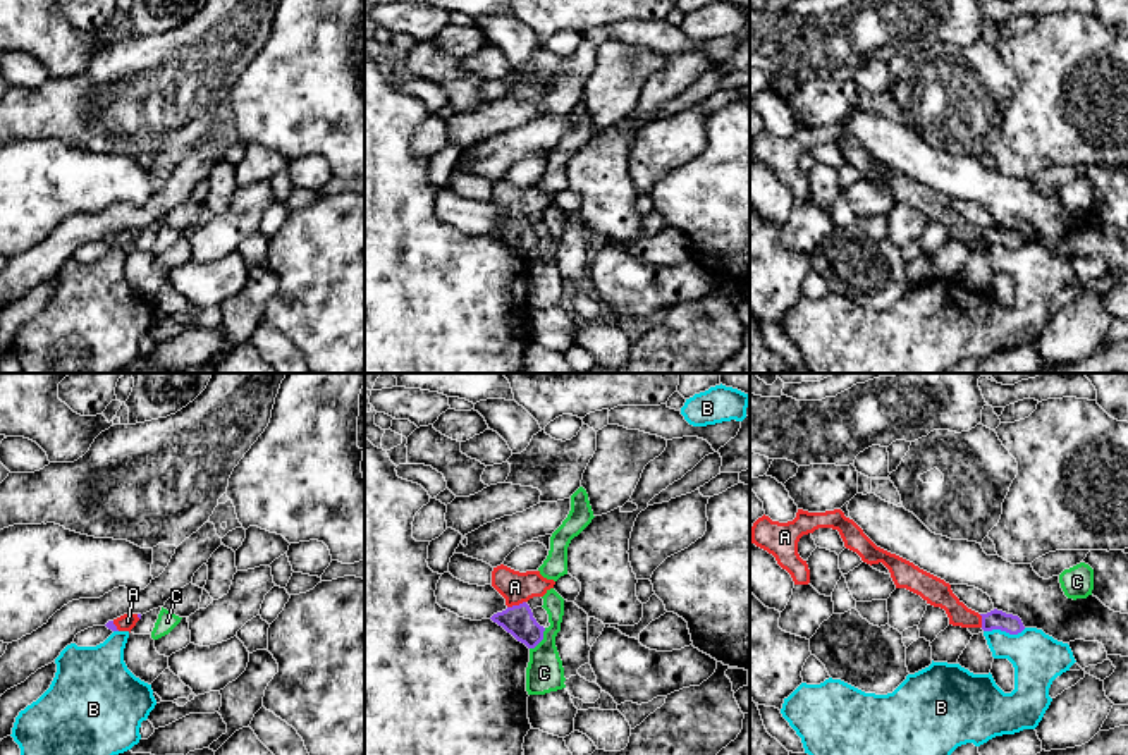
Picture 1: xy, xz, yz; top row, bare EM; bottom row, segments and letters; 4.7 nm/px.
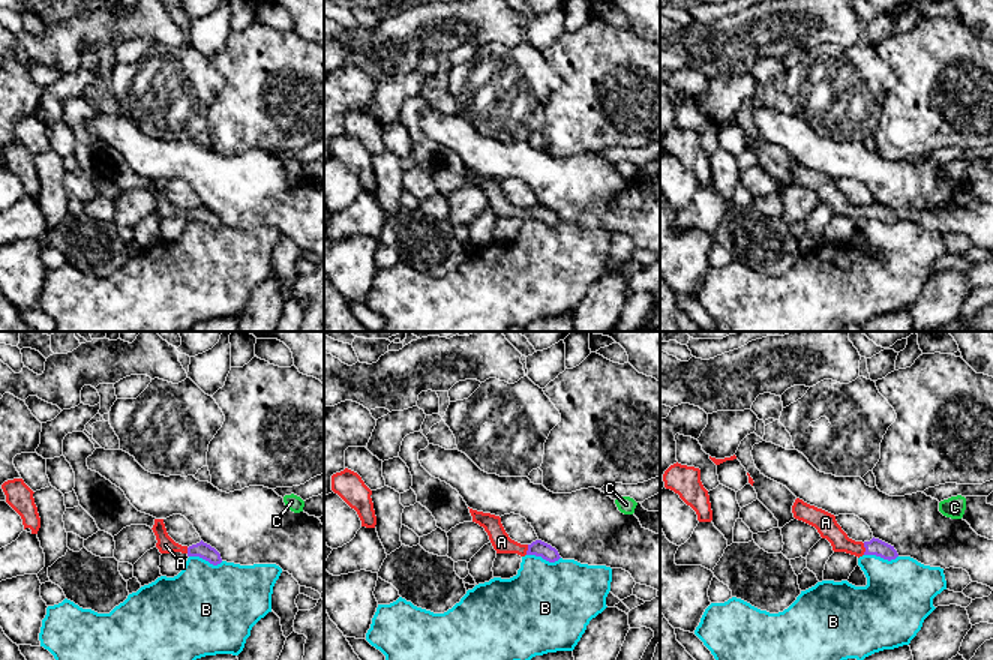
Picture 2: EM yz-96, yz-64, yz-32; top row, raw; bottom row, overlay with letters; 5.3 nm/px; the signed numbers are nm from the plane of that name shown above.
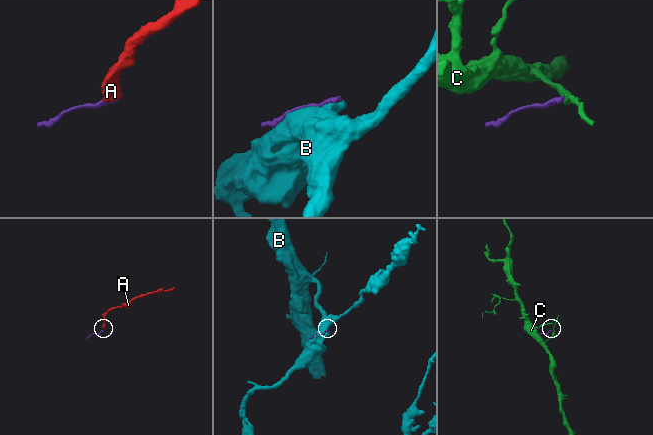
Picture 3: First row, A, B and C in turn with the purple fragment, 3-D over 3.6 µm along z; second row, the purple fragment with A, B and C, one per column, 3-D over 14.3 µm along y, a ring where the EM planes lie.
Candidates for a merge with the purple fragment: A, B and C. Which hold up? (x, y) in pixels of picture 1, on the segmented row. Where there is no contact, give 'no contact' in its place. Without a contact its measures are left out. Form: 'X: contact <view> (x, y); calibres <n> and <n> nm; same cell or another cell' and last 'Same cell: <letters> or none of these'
A: contact xz (516, 606); calibres 140 and 150 nm; same cell
B: contact yz (1005, 630); calibres 100 and 240 nm; another cell
C: contact xz (540, 640); calibres 140 and 170 nm; another cell
Same cell: A

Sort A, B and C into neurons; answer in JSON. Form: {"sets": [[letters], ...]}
{"sets": [["A"], ["B"], ["C"]]}

